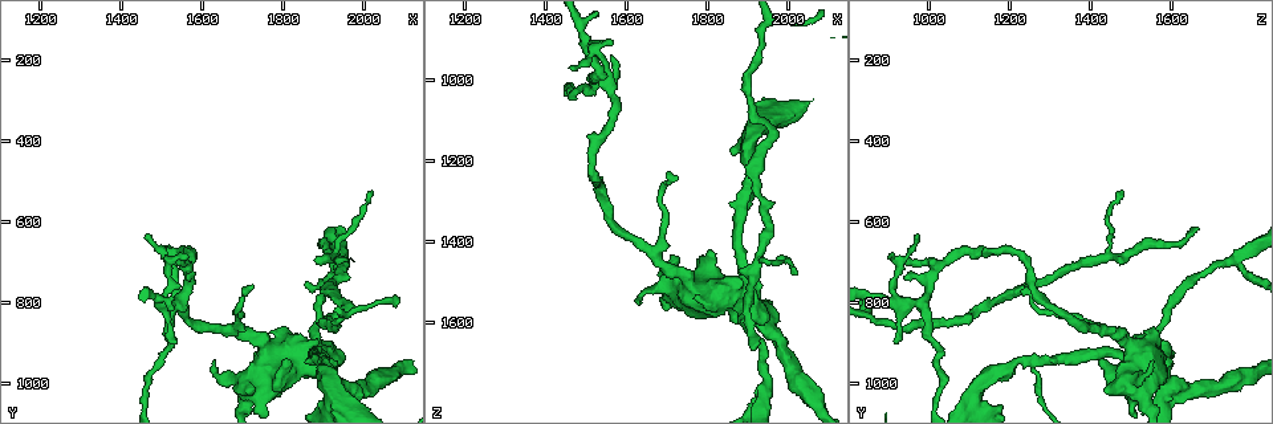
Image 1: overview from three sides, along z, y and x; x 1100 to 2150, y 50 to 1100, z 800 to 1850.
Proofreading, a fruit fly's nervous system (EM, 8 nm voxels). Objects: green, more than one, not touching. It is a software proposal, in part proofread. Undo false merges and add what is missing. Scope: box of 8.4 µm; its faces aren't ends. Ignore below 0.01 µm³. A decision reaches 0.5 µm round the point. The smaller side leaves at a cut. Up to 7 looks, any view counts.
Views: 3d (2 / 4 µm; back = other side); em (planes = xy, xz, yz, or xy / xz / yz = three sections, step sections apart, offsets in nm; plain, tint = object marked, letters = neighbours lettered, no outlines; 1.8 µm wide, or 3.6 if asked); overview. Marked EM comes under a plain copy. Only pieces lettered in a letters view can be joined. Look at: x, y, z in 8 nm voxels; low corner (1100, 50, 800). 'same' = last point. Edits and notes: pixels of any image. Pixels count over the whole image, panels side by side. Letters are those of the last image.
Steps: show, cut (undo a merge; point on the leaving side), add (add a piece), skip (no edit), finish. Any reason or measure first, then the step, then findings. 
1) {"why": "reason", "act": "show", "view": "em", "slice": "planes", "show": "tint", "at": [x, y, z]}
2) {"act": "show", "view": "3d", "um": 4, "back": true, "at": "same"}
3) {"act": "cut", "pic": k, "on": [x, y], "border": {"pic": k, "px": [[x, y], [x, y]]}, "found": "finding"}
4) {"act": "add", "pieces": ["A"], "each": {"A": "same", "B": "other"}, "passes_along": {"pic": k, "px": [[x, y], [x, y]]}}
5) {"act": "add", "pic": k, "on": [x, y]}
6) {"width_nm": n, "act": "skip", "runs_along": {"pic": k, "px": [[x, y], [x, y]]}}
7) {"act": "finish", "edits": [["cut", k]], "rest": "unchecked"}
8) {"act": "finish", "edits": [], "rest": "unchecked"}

{"why": "three arms meet", "act": "show", "view": "em", "slice": "planes", "show": "tint", "at": [1905, 945, 1255]}

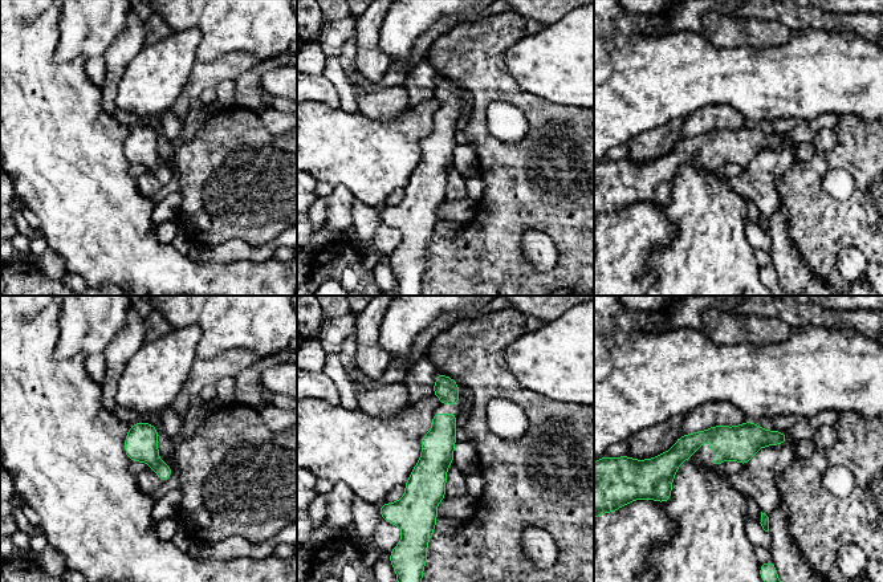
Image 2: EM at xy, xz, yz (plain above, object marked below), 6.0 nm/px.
{"act": "show", "view": "em", "slice": "planes", "show": "letters", "at": "same"}

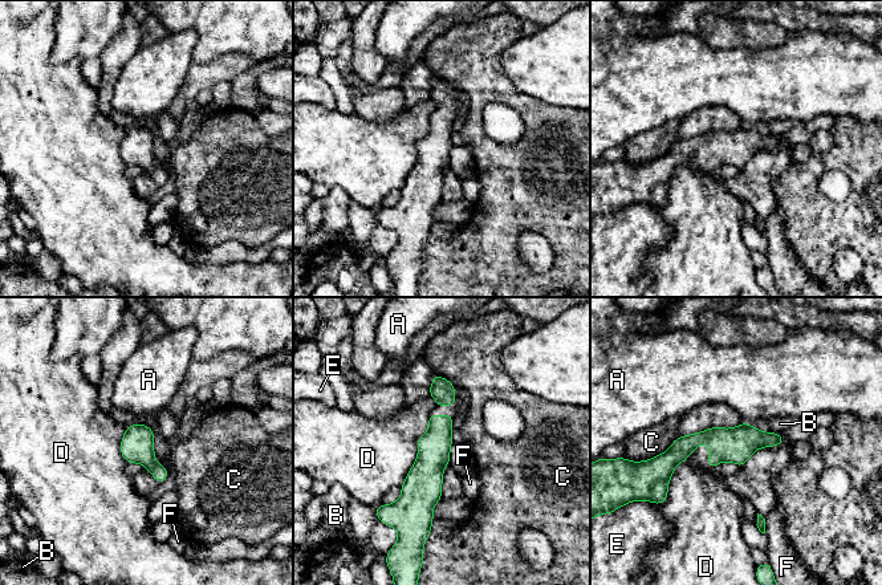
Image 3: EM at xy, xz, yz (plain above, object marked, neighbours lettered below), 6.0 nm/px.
{"width_nm": 190, "act": "skip", "each": {"A": "other", "B": "other", "C": "other", "D": "other", "E": "other", "F": "other"}, "border": {"pic": 3, "px": [[430, 415], [399, 486]]}, "found": "continuous, no second neuron"}

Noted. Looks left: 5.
{"why": "abrupt turn", "act": "show", "view": "3d", "um": 2, "at": [1535, 690, 935]}

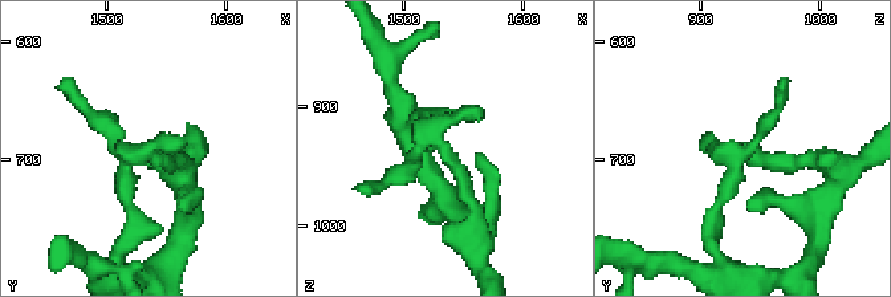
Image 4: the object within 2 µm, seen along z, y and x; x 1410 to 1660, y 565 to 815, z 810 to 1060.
{"act": "show", "view": "em", "slice": "planes", "show": "tint", "at": [1536, 694, 940]}

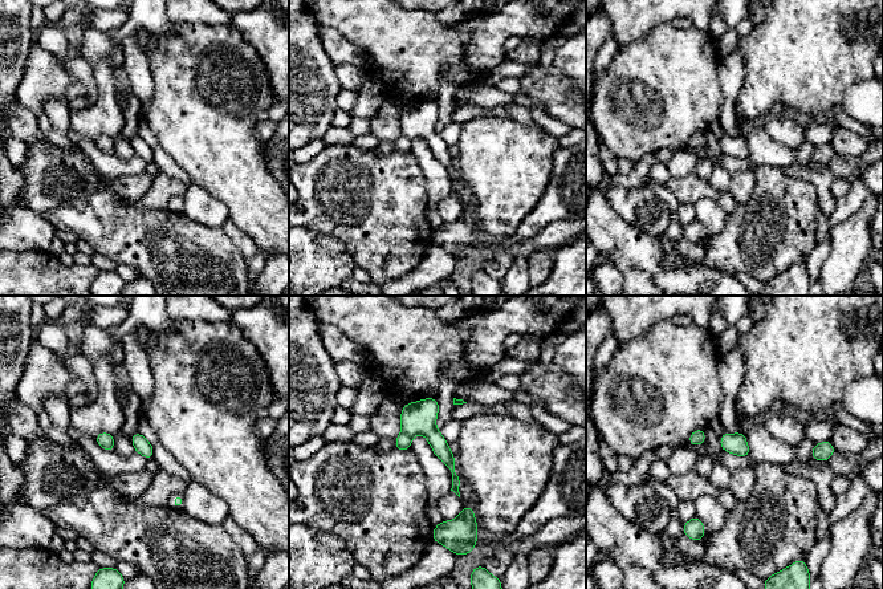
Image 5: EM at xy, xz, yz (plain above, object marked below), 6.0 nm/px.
{"act": "show", "view": "em", "slice": "planes", "show": "letters", "at": "same"}

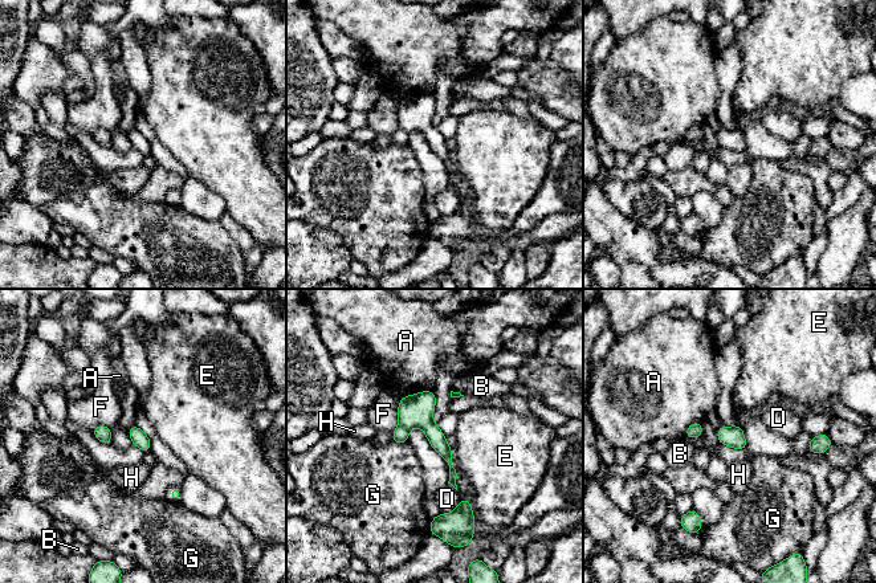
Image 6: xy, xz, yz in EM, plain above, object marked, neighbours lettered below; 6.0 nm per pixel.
{"act": "skip", "each": {"A": "other", "B": "other", "D": "other", "E": "other", "F": "other", "G": "other", "H": "other"}, "runs_along": {"pic": 6, "px": [[406, 399], [445, 452], [452, 480]]}, "found": "all the same neuron"}

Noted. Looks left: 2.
{"why": "four-way junction", "act": "show", "view": "em", "um": 3.6, "slice": "planes", "show": "letters", "at": [1885, 895, 1540]}

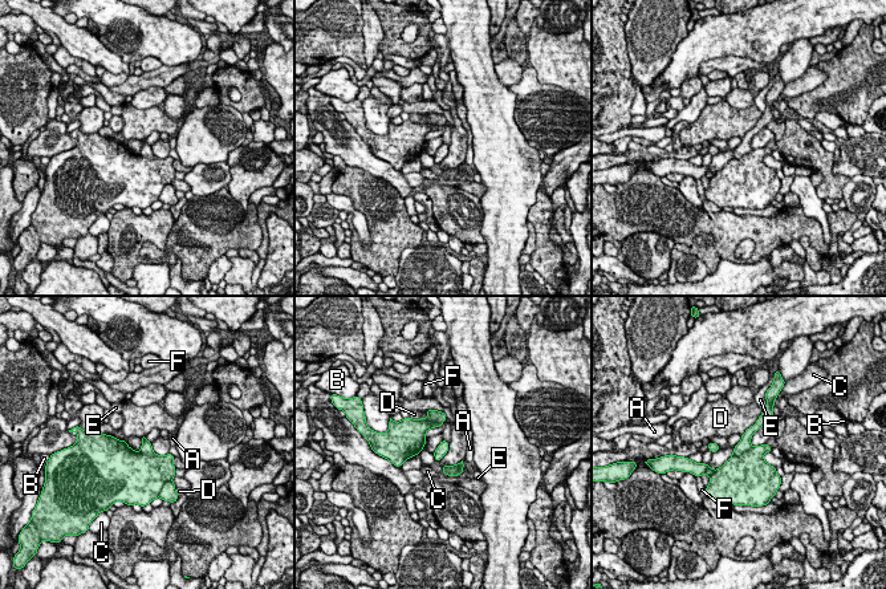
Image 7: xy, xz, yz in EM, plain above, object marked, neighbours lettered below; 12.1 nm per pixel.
{"act": "cut", "pic": 7, "on": [744, 445], "each": {"A": "other", "B": "other", "C": "other", "D": "other", "E": "other", "F": "other"}, "part_leaving": {"pic": 7, "px": [[764, 415], [736, 451]]}, "found": "two neurons meet here"}

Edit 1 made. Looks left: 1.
{"act": "finish", "edits": [["cut", 7]], "rest": "unchecked"}

